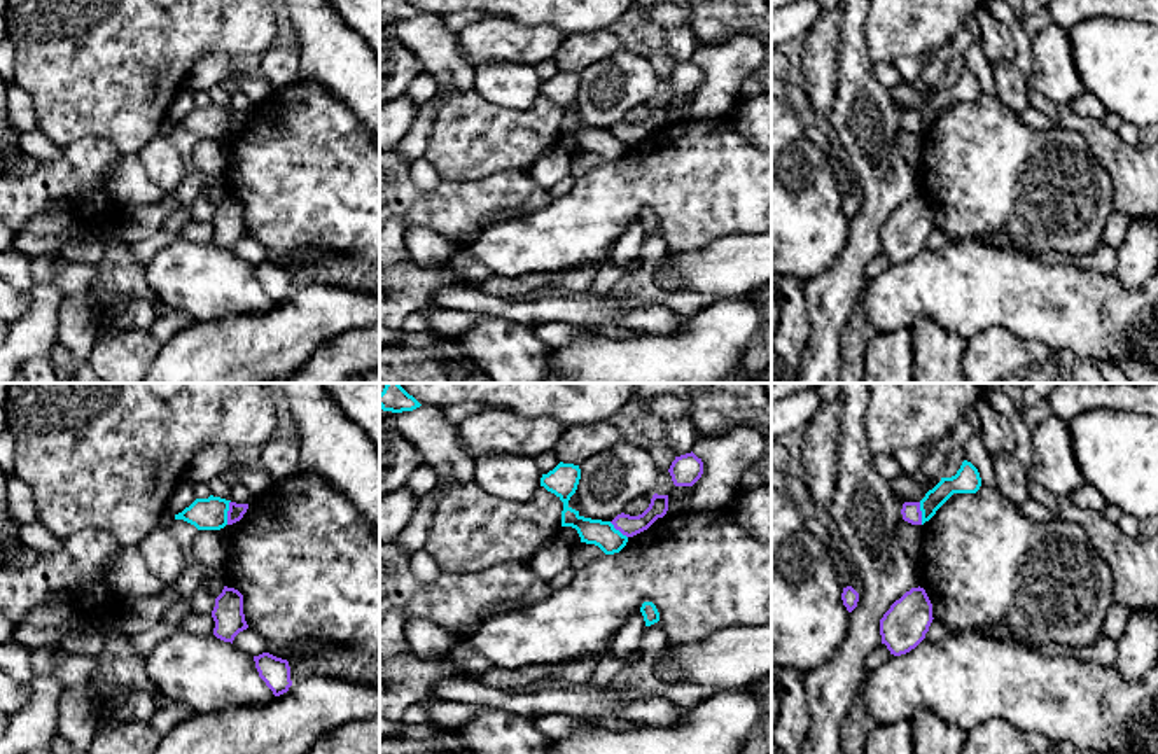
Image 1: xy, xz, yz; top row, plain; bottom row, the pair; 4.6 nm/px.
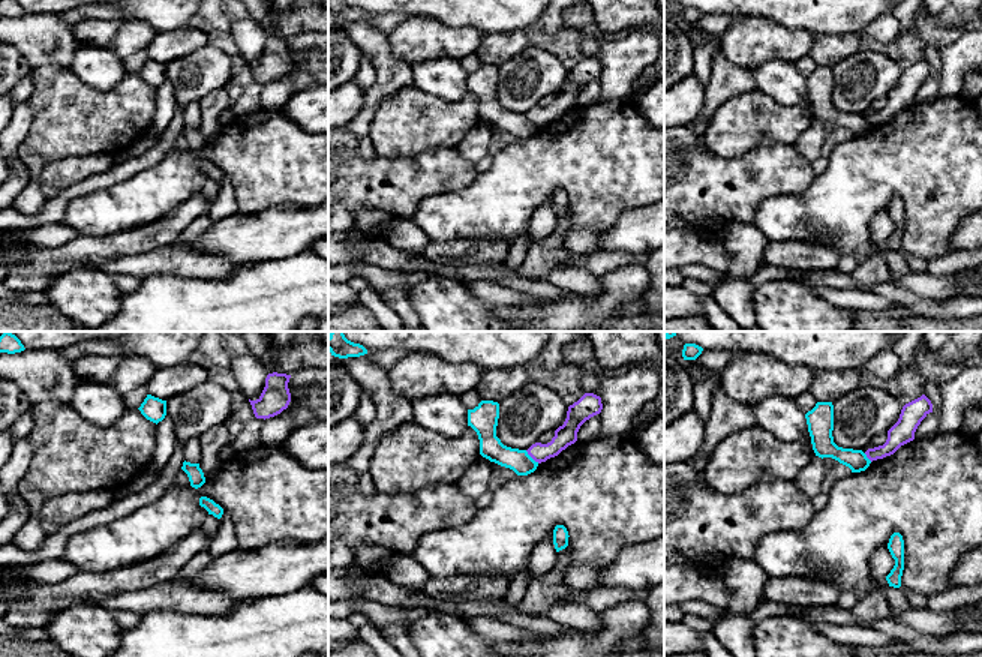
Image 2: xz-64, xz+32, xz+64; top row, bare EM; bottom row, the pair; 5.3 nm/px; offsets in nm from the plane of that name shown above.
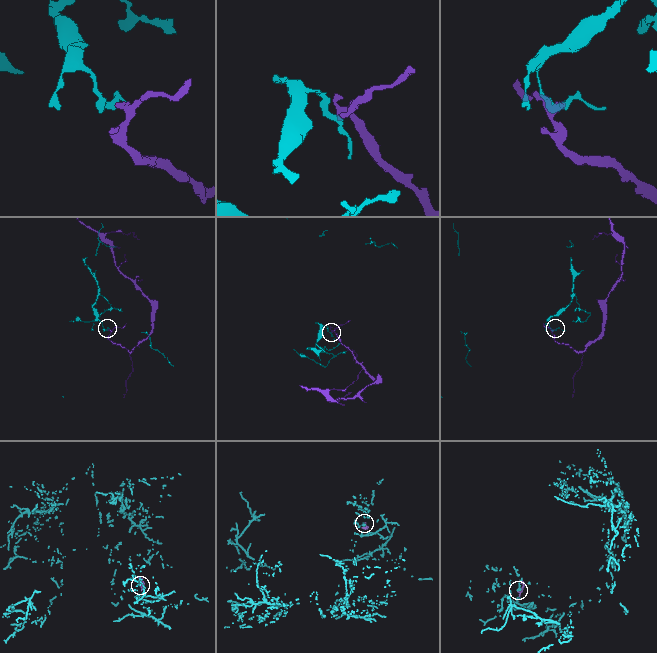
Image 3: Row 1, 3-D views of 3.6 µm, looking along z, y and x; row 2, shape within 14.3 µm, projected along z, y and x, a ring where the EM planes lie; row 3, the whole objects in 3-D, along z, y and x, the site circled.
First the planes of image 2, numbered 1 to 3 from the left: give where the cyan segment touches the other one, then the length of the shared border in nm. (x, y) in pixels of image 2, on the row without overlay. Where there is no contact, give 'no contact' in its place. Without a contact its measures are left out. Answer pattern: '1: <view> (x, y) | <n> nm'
1: no contact
2: xz+32 (532, 122) | 100 nm
3: xz+64 (868, 122) | 60 nm

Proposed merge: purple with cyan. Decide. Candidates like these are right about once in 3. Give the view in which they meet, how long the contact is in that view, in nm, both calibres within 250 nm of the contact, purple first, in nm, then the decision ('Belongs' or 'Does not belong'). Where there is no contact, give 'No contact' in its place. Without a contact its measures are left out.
Touches purple in xy. Shared border 110 nm. Thickness 70 nm (purple) against 150 nm. Does not belong

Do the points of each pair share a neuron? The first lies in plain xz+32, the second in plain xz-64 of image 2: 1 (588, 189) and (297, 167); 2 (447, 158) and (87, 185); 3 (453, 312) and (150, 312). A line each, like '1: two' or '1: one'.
1: one
2: two
3: two

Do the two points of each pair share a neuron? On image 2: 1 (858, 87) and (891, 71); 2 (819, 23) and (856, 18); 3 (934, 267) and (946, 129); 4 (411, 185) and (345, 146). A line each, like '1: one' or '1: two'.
1: one
2: one
3: two
4: one

